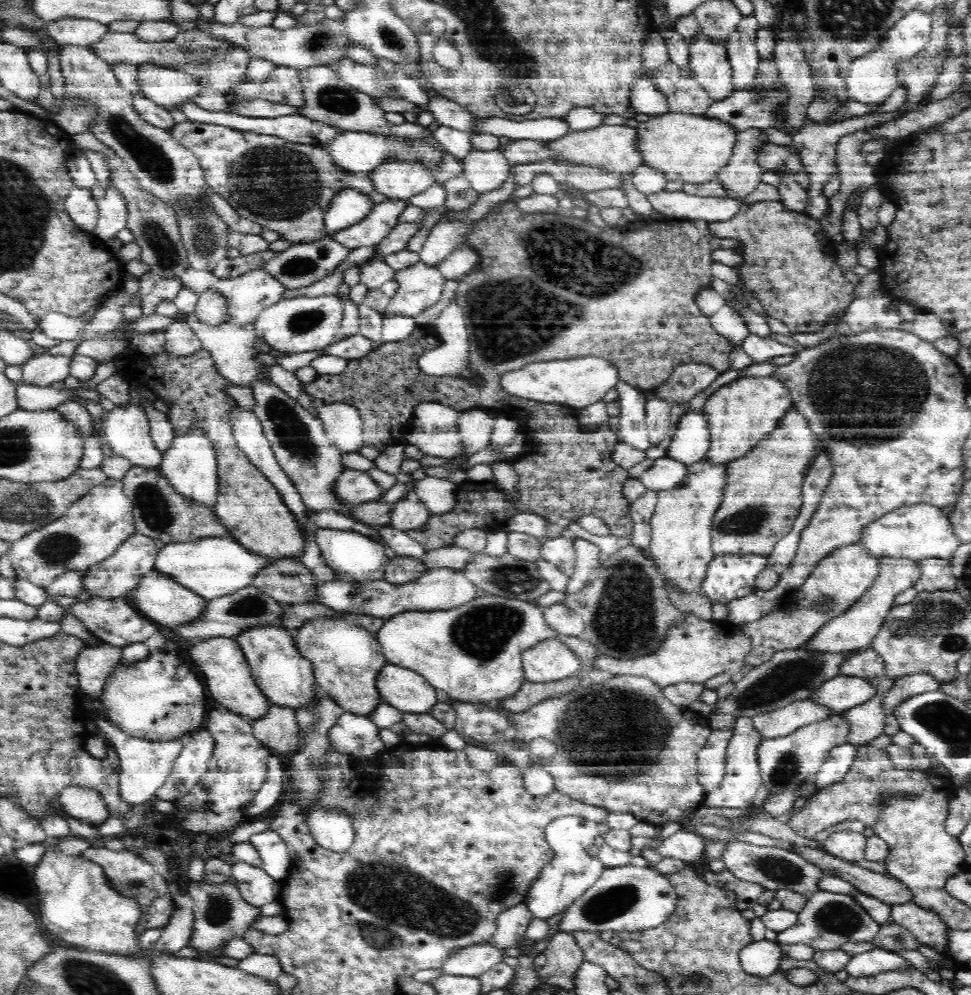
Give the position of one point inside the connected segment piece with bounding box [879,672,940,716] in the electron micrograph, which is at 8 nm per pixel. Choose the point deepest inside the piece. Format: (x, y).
(912, 685)

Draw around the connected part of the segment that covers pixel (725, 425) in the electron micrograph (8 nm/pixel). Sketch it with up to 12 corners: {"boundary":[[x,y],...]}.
{"boundary":[[742,376],[703,406],[704,461],[742,458],[793,408],[783,382]]}

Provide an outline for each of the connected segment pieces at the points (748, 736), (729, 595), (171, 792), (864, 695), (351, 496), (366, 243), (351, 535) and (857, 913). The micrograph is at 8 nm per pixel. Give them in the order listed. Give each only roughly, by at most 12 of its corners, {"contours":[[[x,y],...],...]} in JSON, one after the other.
{"contours":[[[738,718],[724,778],[703,805],[752,808],[766,738]],[[716,554],[701,592],[728,604],[756,589],[760,554]],[[205,729],[185,738],[160,800],[182,798],[208,769],[214,739]],[[838,675],[808,700],[846,712],[877,697],[862,675]],[[346,468],[332,493],[345,506],[380,501],[386,489]],[[408,200],[378,202],[362,222],[330,235],[350,250],[375,247]],[[315,526],[324,562],[348,581],[384,578],[384,544]],[[818,889],[779,944],[814,951],[872,941],[880,926],[852,895]]]}

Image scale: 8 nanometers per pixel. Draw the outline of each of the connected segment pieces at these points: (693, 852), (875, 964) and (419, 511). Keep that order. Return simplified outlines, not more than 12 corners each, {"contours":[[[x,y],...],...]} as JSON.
{"contours":[[[692,828],[670,833],[656,848],[662,858],[695,861],[706,838]],[[886,949],[854,955],[846,964],[849,976],[861,977],[912,965]],[[412,490],[392,505],[389,526],[421,527],[431,512]]]}

